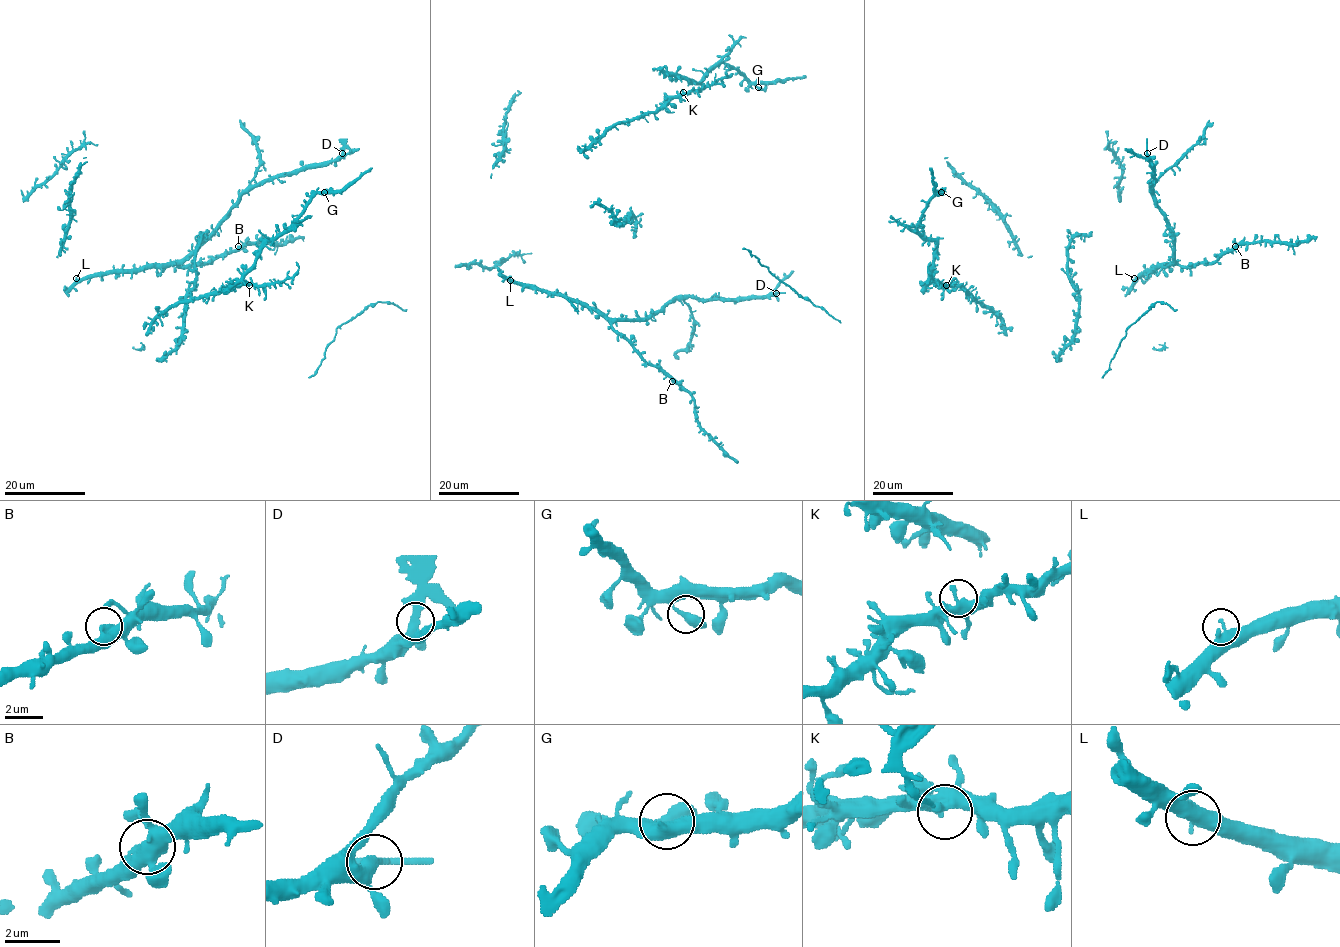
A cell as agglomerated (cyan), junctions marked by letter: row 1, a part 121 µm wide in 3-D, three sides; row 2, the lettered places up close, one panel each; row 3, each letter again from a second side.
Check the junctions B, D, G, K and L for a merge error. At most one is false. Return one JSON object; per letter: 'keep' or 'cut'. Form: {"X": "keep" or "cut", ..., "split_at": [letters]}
{"B": "keep", "D": "cut", "G": "keep", "K": "keep", "L": "keep", "split_at": ["D"]}

